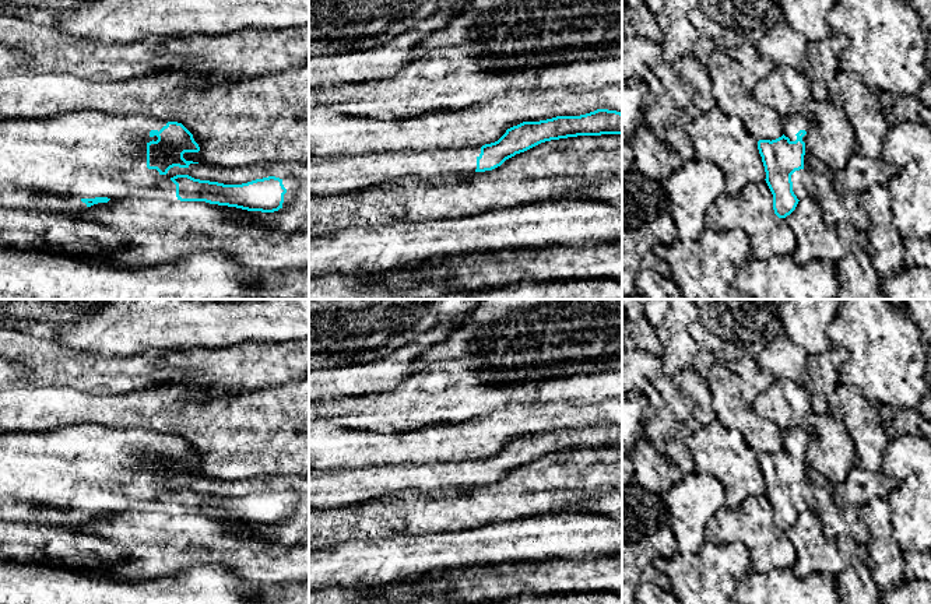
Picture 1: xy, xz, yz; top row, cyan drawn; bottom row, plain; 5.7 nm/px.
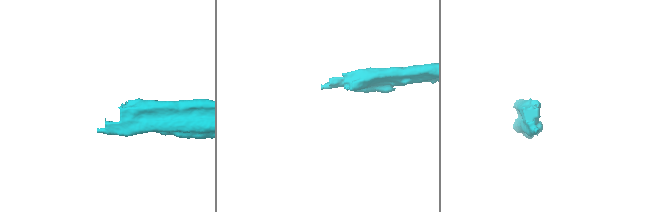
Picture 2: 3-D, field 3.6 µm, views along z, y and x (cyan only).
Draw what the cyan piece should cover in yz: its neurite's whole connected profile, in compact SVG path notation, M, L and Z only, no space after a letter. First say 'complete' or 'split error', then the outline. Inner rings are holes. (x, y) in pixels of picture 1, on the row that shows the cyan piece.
split error | M793 115L783 119L781 137L758 141L765 180L773 194L773 210L779 218L790 215L801 199L816 196L808 169L809 155L805 152L808 130L808 120Z

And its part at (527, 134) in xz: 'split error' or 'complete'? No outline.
split error

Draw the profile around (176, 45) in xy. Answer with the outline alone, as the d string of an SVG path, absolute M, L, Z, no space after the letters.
M309 25L246 29L218 36L172 36L164 50L192 56L189 63L171 67L172 71L240 80L308 64Z

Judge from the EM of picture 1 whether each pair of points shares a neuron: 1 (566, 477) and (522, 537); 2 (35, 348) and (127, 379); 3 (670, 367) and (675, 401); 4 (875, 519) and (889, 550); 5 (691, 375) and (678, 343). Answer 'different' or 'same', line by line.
1: different
2: same
3: different
4: same
5: different

